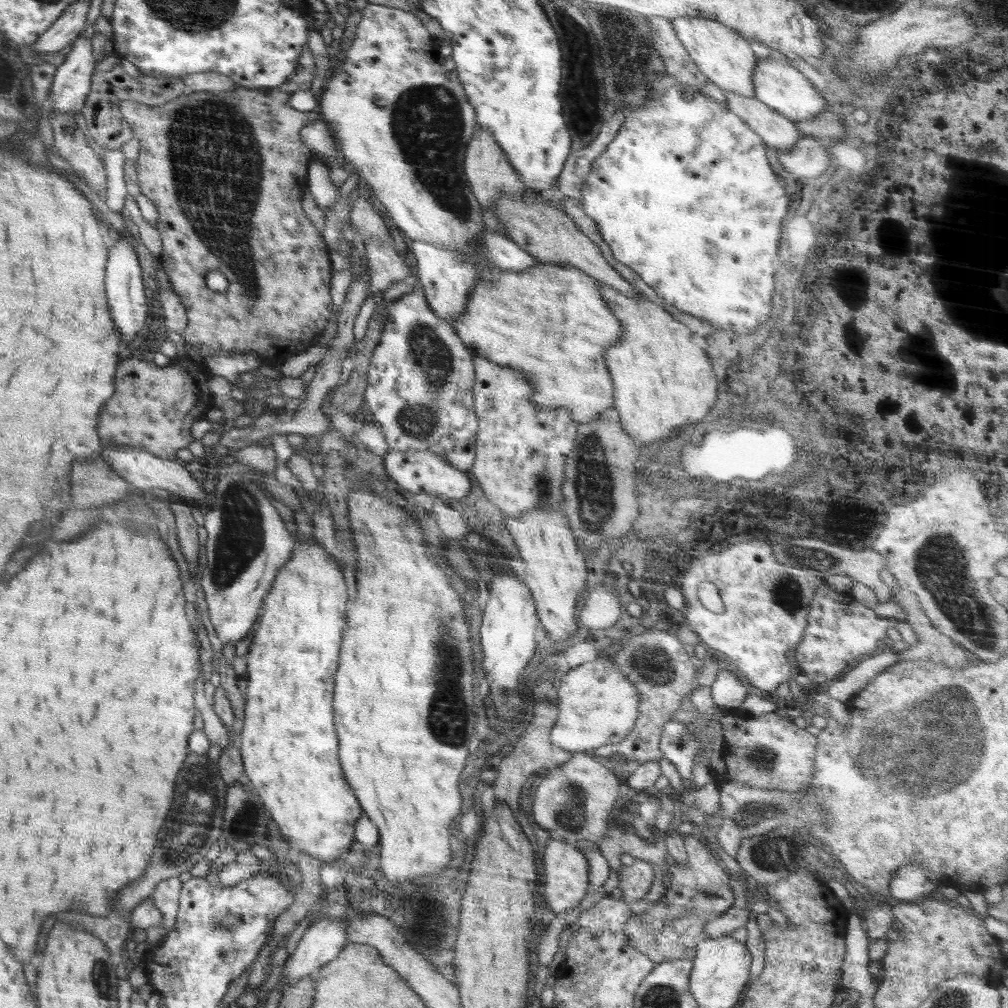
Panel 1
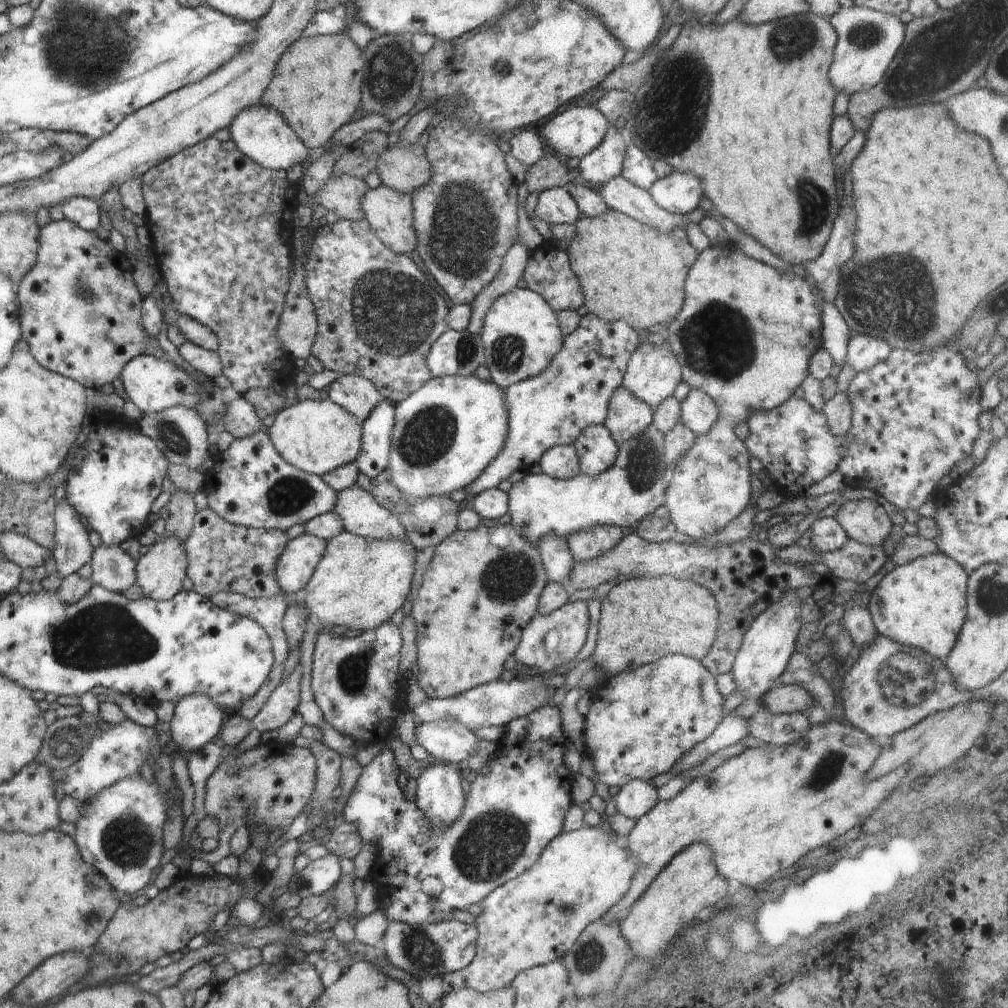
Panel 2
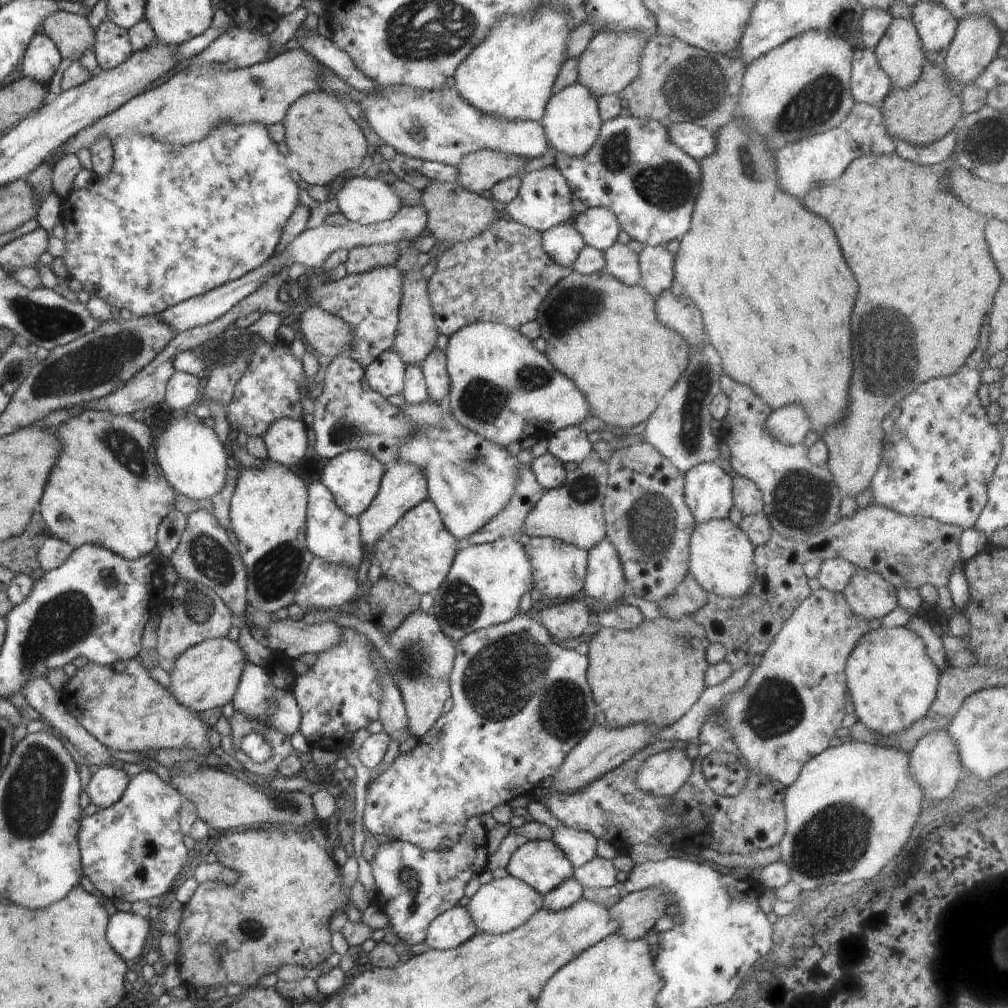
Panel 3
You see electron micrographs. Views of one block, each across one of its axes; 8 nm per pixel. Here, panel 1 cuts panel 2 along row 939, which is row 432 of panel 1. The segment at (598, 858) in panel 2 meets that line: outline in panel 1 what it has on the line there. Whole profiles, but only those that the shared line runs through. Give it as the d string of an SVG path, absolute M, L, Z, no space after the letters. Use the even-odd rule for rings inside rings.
M473 355L475 383L473 386L474 412L478 419L476 436L476 458L472 476L480 484L484 495L498 507L507 517L520 517L524 514L542 509L558 511L565 506L565 498L561 489L566 483L564 466L568 454L576 444L576 428L578 423L570 417L566 408L543 408L532 402L528 396L532 394L532 385L524 375L480 355Z

